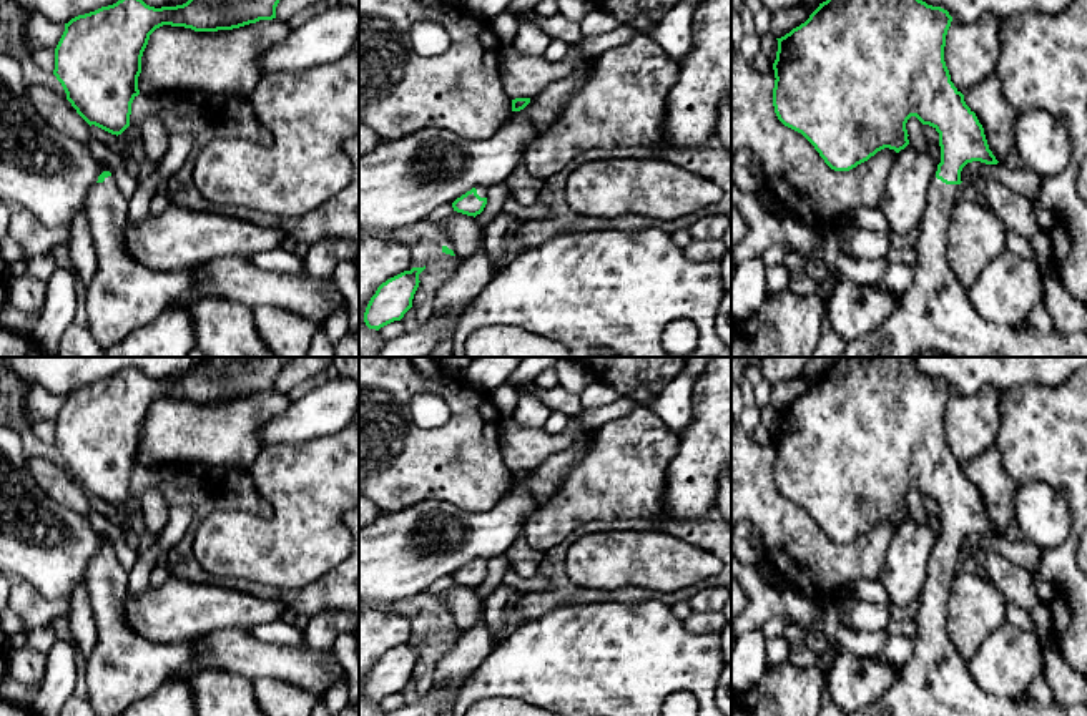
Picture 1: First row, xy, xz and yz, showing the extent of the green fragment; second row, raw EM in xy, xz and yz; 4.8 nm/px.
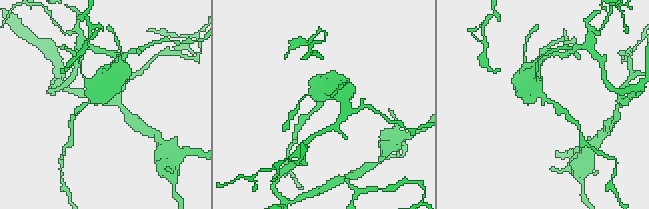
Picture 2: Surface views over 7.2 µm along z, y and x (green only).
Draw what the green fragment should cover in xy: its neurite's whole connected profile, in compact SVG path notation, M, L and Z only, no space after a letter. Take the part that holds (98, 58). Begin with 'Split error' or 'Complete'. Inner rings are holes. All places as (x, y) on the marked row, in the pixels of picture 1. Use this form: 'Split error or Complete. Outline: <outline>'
Complete. Outline: M118 0L65 23L55 48L53 75L90 126L118 136L130 126L131 103L140 95L141 56L156 28L233 30L276 18L278 3L279 0L188 0L155 8L143 0Z

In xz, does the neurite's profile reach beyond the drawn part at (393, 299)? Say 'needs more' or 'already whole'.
already whole

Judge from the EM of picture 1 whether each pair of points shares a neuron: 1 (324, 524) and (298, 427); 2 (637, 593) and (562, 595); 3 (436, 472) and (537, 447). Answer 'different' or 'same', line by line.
1: different
2: same
3: different

